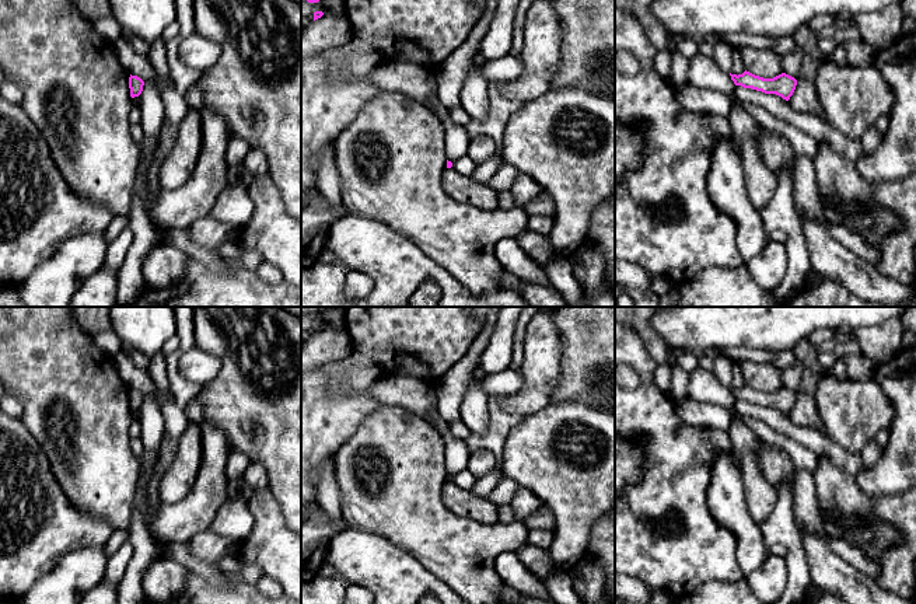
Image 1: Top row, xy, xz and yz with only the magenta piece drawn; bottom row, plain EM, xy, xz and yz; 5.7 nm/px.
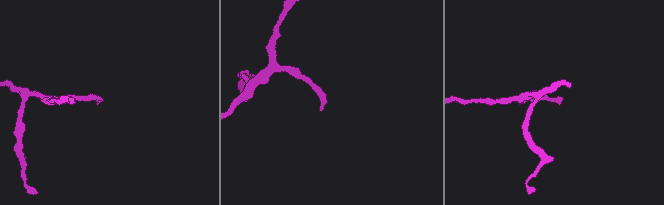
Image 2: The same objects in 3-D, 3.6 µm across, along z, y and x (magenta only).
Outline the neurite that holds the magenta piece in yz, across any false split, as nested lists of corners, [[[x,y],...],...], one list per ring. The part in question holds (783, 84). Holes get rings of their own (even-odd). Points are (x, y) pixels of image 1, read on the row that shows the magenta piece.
[[[747,70],[738,76],[731,73],[730,76],[735,85],[752,88],[765,94],[776,94],[786,101],[790,99],[797,85],[797,80],[786,73],[782,73],[773,78],[763,78]]]

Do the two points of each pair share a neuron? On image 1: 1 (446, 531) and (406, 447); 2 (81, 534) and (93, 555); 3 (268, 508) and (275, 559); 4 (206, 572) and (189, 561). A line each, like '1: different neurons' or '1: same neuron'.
1: same neuron
2: different neurons
3: same neuron
4: same neuron

